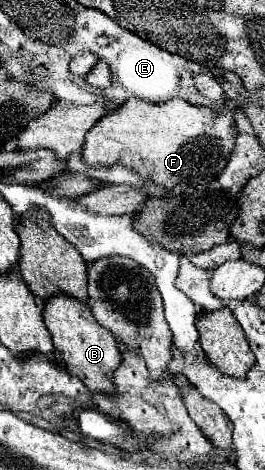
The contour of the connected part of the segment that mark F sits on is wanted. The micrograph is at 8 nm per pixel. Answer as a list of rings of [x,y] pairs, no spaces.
[[[131,98],[115,112],[105,114],[91,128],[89,136],[85,136],[83,158],[87,164],[97,164],[97,166],[123,164],[133,172],[141,174],[145,180],[163,184],[165,188],[187,186],[193,190],[203,190],[213,182],[213,176],[219,176],[227,166],[227,160],[235,148],[235,140],[237,140],[235,114],[227,108],[215,110],[209,106],[193,106],[181,98],[173,98],[161,104]]]

